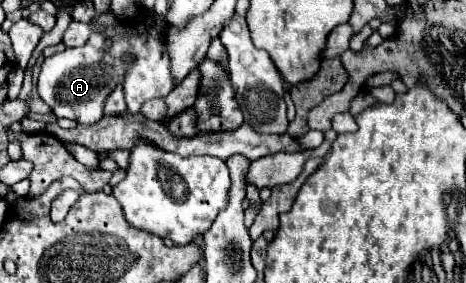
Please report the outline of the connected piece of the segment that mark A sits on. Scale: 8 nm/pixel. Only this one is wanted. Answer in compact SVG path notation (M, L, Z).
M91 35L85 45L65 49L63 53L55 53L43 61L37 79L37 93L51 107L57 119L65 117L83 125L93 125L103 117L107 93L111 93L127 73L127 65L123 65L119 57L111 57L107 49L111 49L111 45L107 45L105 37Z

